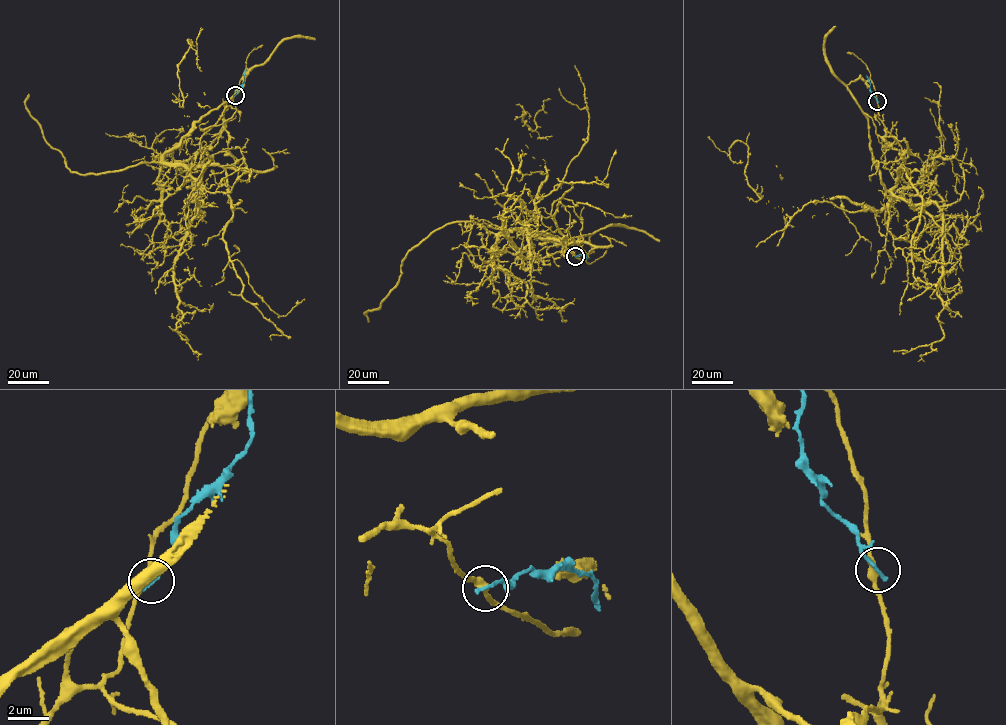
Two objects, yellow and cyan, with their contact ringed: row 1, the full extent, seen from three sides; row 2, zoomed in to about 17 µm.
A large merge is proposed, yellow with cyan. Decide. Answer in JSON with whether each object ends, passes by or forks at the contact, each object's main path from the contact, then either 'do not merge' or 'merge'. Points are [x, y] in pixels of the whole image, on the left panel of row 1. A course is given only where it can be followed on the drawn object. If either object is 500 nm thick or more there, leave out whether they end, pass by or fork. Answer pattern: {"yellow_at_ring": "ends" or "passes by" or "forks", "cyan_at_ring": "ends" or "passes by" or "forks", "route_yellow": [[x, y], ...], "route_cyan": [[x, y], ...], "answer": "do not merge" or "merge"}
{"yellow_at_ring": "passes by", "cyan_at_ring": "ends", "route_yellow": [[235, 95], [187, 167], [199, 187], [210, 161], [186, 153], [178, 64], [189, 40], [197, 53], [200, 28]], "route_cyan": [[235, 95], [245, 82], [245, 69]], "answer": "do not merge"}

